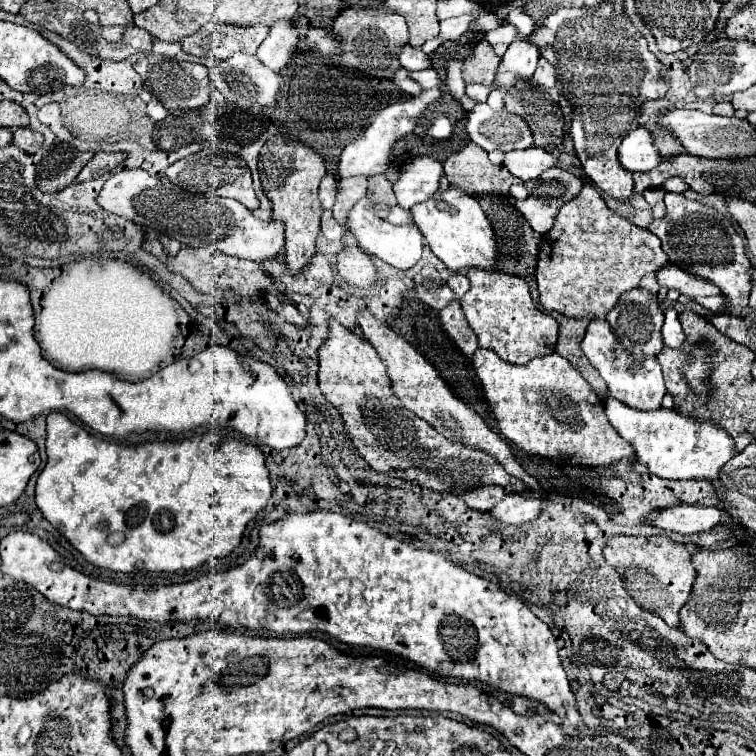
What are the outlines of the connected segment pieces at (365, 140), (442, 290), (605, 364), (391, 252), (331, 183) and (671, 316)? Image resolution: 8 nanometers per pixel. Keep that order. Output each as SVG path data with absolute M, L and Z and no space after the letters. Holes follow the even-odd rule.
M430 88L430 90L422 90L420 94L408 96L404 100L398 100L390 106L386 106L384 110L380 110L372 124L366 128L366 132L362 136L358 136L352 144L348 144L339 158L338 178L345 179L356 174L364 173L364 176L374 176L376 174L385 173L388 170L388 158L390 158L390 148L392 144L406 136L408 132L412 132L418 124L418 118L424 116L424 112L428 110L428 106L440 96L438 88Z
M424 250L422 260L416 266L414 290L418 298L434 310L442 310L454 298L454 292L448 288L448 280L454 272L446 270L444 264L432 254L432 250Z
M590 322L586 336L582 340L582 352L590 360L590 364L600 372L600 376L606 380L608 386L608 396L638 410L658 410L660 400L666 394L664 380L662 380L662 370L656 358L638 358L634 360L632 354L618 342L616 334L612 332L610 324L604 322ZM634 362L638 364L636 372L632 372Z
M358 200L356 206L350 210L348 218L346 218L346 224L350 228L350 232L356 236L356 240L360 242L360 246L372 254L372 256L378 256L380 260L388 262L390 266L406 272L410 270L422 256L422 248L424 248L424 236L420 234L418 226L410 224L410 226L392 226L380 218L374 216L374 210L372 210L372 202L370 200Z
M327 173L321 180L319 186L319 198L321 199L322 208L324 210L331 209L336 199L337 180Z
M672 306L666 310L662 336L664 336L664 344L670 348L680 348L684 342L684 332L682 332L682 326L678 322L678 312Z

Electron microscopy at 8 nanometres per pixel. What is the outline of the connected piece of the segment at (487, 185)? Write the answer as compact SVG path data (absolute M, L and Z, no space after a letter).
M474 142L450 154L444 162L444 172L450 184L460 186L468 194L508 194L508 188L520 182L506 166L492 164L488 154Z

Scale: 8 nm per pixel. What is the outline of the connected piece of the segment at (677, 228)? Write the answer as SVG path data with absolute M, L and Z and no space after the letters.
M666 192L664 202L666 216L660 220L652 220L648 228L662 240L662 248L670 256L670 262L694 276L702 276L714 282L728 298L728 312L734 316L738 314L738 318L744 318L750 312L748 306L748 296L752 288L748 276L750 260L746 256L744 242L736 232L732 220L698 200L686 198L684 194Z

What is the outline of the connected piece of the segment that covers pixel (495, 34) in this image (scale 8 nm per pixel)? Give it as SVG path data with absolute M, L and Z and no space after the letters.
M502 24L502 26L498 26L496 30L486 32L486 40L488 40L488 44L494 48L494 54L496 54L498 58L502 58L502 54L504 54L506 48L508 48L508 44L514 40L514 34L516 34L516 30L514 30L512 24Z

